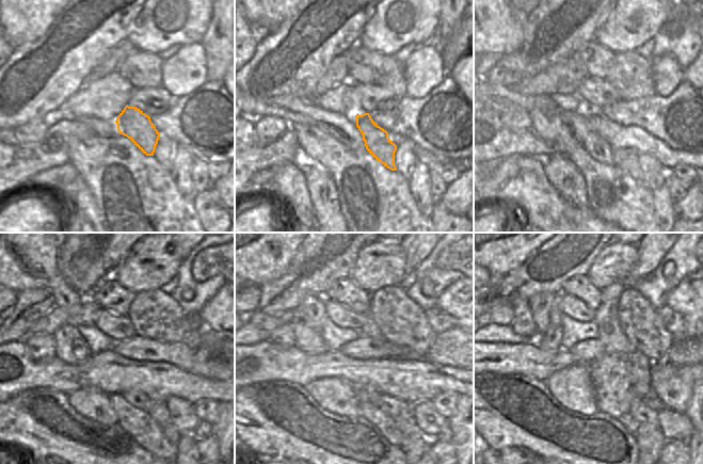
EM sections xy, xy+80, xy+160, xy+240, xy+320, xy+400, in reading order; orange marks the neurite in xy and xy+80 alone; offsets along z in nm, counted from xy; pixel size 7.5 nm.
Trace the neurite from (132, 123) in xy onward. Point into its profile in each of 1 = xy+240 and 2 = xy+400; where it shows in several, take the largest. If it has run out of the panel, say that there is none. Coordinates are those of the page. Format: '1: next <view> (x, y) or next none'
1: next xy+240 (158, 410)
2: next xy+400 (651, 441)

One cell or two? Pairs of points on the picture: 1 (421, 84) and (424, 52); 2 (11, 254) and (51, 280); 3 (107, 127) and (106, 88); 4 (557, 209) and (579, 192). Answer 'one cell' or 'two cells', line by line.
1: one cell
2: one cell
3: two cells
4: two cells

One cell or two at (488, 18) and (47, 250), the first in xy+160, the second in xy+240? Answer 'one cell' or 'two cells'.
one cell

